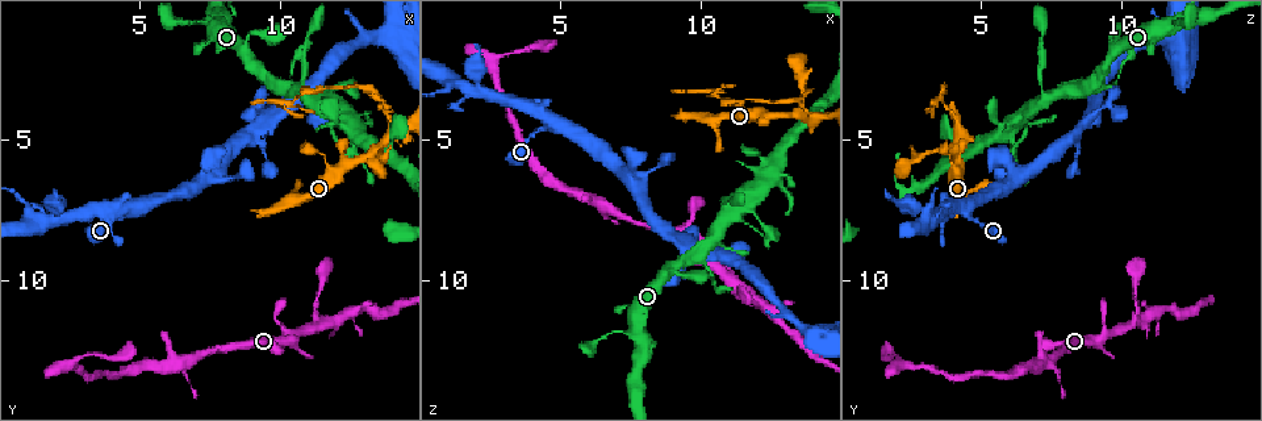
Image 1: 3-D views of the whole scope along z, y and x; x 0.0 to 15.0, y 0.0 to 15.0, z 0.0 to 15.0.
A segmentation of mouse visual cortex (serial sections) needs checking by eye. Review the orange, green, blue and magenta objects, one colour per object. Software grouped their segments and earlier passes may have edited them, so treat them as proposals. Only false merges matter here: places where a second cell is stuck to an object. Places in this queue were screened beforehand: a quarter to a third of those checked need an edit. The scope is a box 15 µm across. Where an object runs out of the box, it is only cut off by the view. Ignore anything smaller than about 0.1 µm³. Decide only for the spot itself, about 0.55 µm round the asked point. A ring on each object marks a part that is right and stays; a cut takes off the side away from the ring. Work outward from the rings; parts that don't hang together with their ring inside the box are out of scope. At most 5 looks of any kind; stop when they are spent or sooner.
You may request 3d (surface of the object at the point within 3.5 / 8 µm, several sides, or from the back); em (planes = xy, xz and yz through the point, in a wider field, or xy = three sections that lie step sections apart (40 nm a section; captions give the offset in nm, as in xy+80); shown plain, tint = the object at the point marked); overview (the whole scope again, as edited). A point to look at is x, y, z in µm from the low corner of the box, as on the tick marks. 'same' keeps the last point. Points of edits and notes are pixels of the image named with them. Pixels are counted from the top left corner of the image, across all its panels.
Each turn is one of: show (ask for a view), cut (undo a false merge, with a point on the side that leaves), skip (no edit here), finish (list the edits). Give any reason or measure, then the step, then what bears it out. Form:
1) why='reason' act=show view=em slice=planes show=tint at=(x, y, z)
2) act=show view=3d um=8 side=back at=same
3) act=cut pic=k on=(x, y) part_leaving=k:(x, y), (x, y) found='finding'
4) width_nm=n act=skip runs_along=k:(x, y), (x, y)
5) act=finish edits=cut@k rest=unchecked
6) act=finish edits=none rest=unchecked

act=show view=3d um=3.5 at=(11.1, 3.4, 7.6)

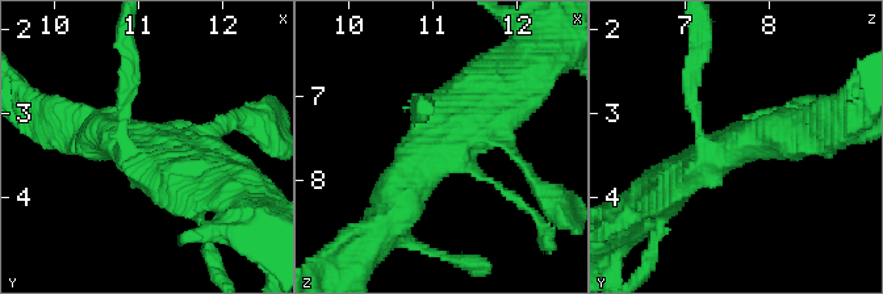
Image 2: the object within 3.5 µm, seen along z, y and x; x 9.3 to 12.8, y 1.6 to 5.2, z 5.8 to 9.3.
act=skip runs_along=2:(389, 219), (418, 166), (502, 95) found='one cell here'

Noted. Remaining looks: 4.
why='two arms in line, one across' act=show view=3d um=3.5 at=(12.3, 4.5, 5.9)

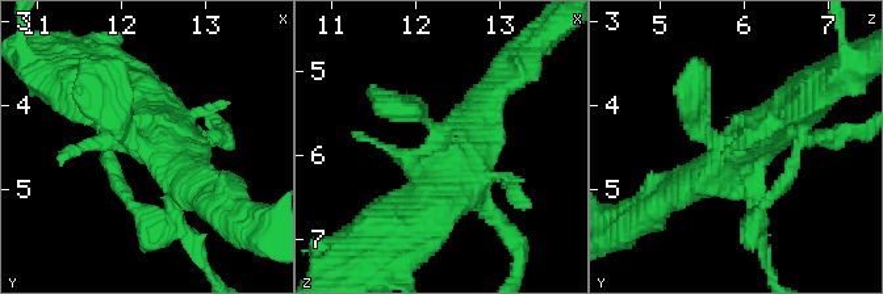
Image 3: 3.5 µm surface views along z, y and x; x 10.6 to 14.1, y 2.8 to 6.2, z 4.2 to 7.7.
why='need the tissue' act=show view=em slice=planes show=tint at=(12.35, 4.50, 5.80)

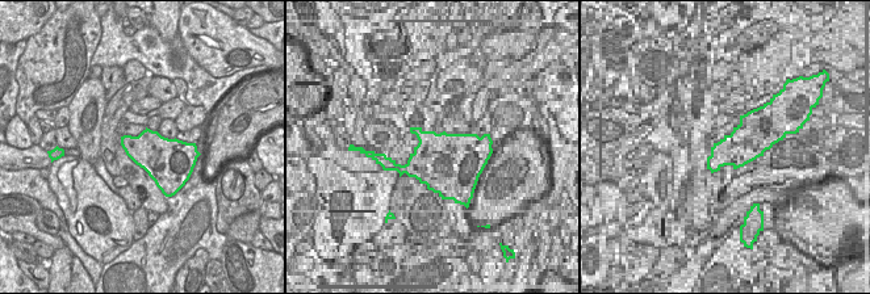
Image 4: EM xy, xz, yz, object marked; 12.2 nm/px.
why='another direction' act=show view=em slice=xy step=3 show=tint at=same

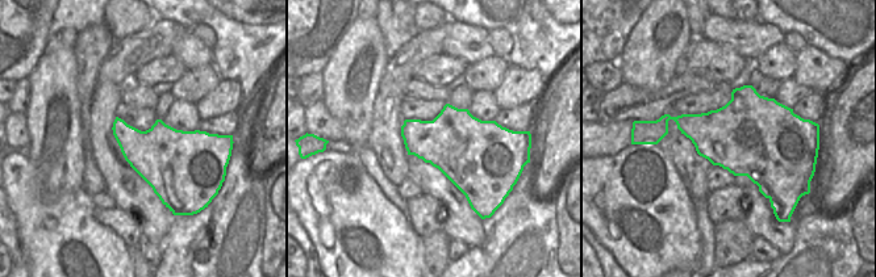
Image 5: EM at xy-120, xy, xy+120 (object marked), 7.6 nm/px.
act=cut pic=3 on=(750, 221) border=5:(758, 126), (770, 197) found='a second cell is stuck on'

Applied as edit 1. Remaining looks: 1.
act=finish edits=cut@3 rest=unchecked

